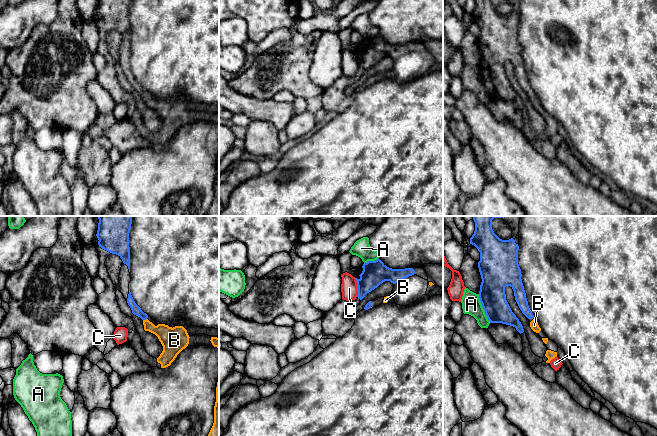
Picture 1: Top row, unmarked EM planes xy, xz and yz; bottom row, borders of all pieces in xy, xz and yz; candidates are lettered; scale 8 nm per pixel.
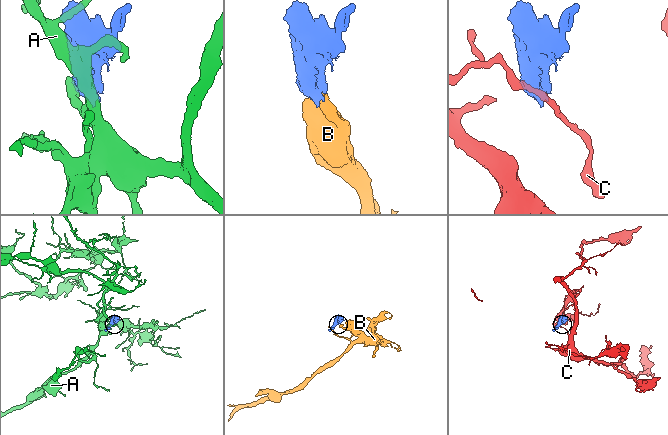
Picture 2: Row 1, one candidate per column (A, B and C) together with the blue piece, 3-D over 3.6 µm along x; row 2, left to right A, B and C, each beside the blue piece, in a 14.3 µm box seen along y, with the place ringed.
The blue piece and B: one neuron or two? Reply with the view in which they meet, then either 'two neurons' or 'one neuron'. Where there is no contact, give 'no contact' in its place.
contact in xy; one neuron

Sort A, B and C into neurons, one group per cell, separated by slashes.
A / B / C

